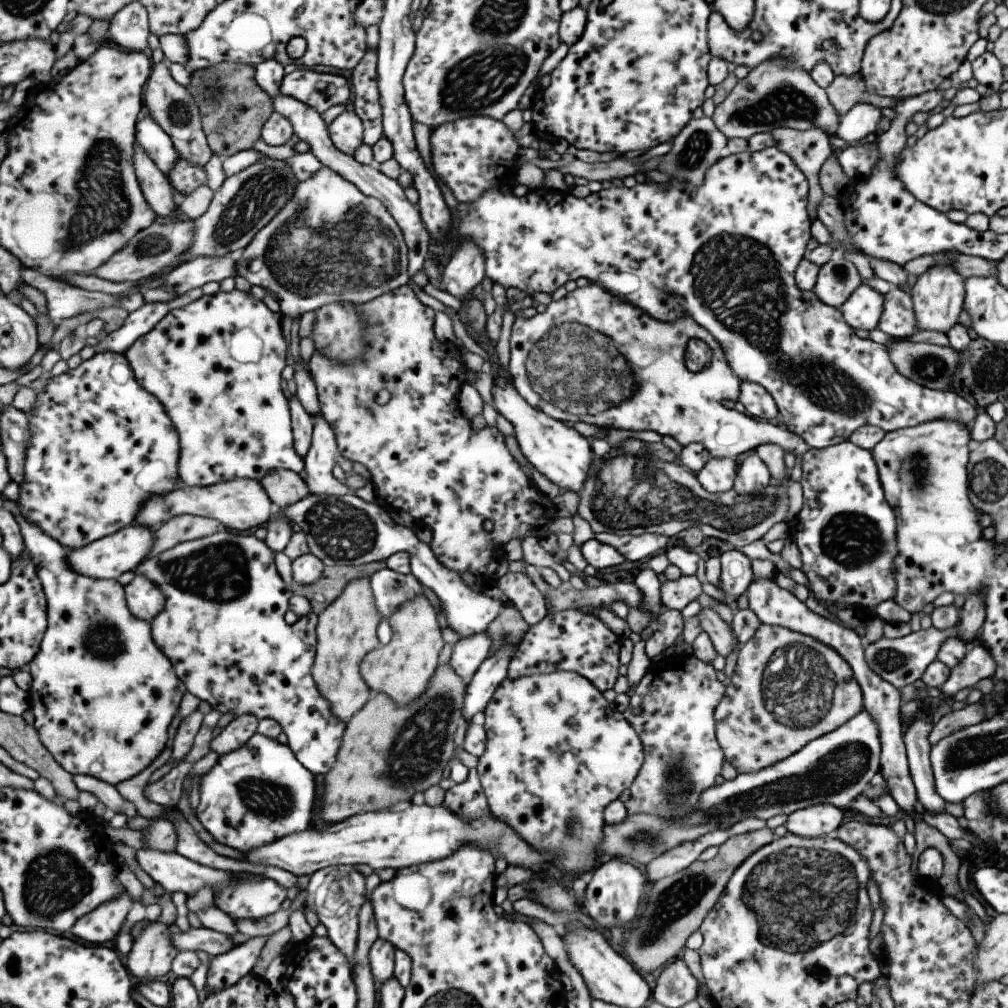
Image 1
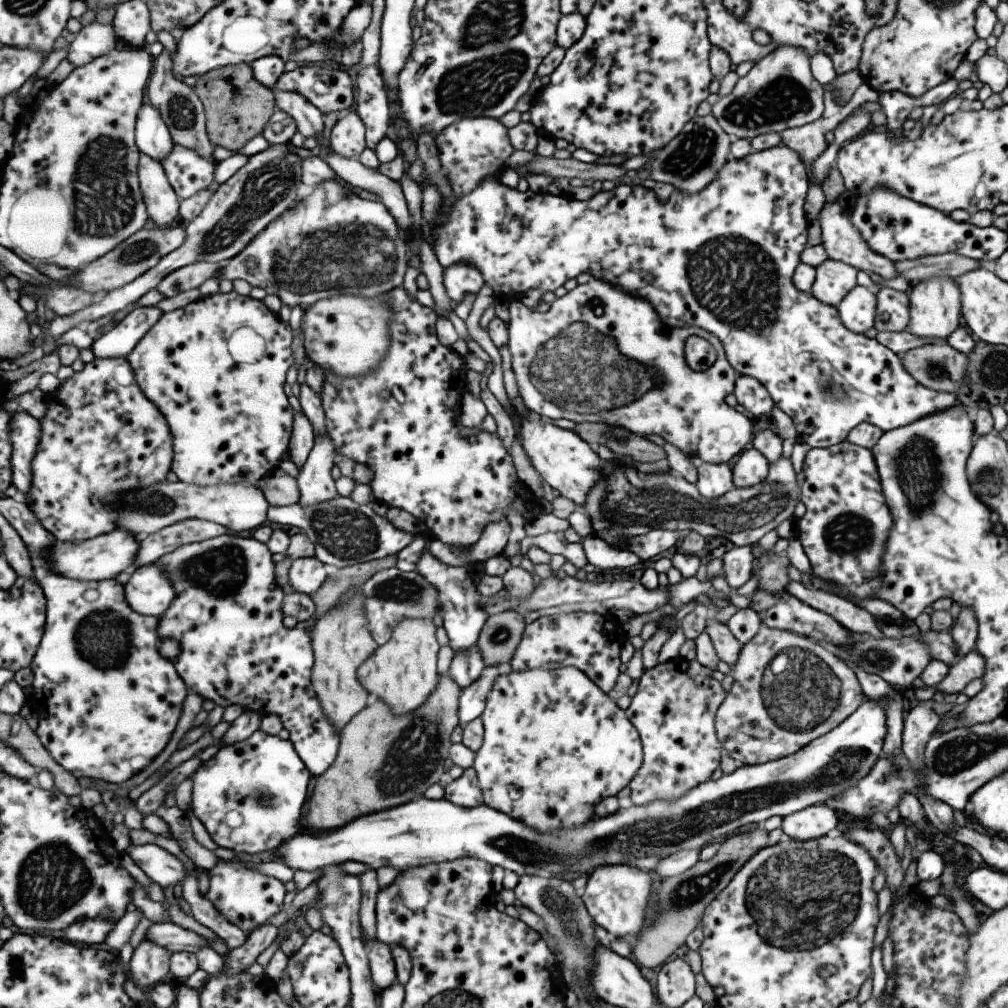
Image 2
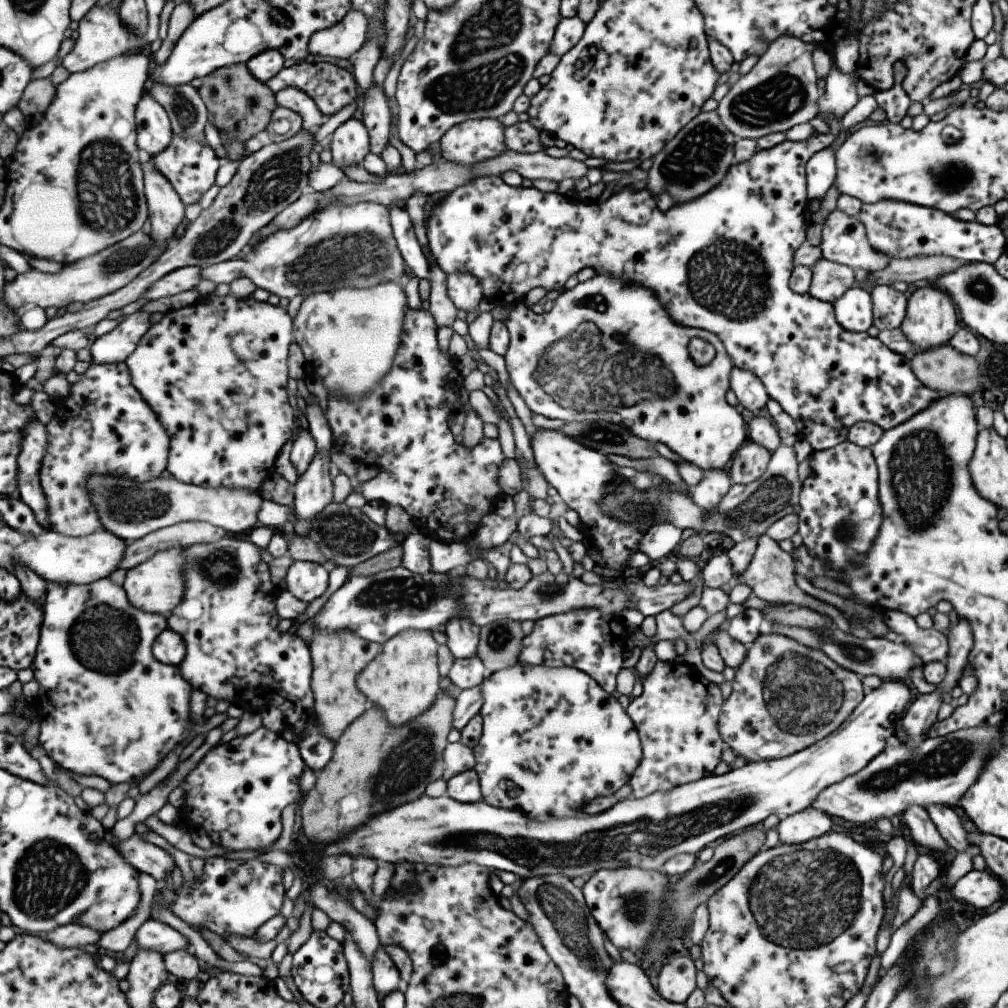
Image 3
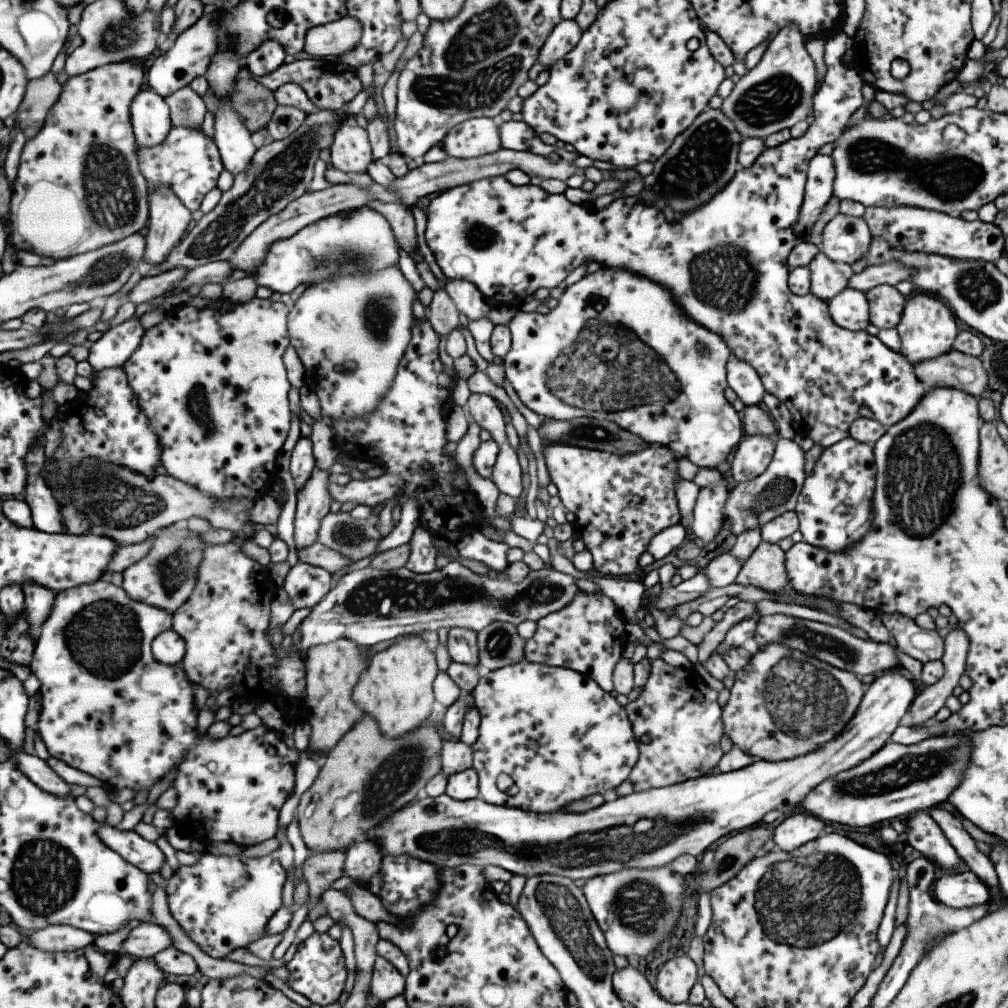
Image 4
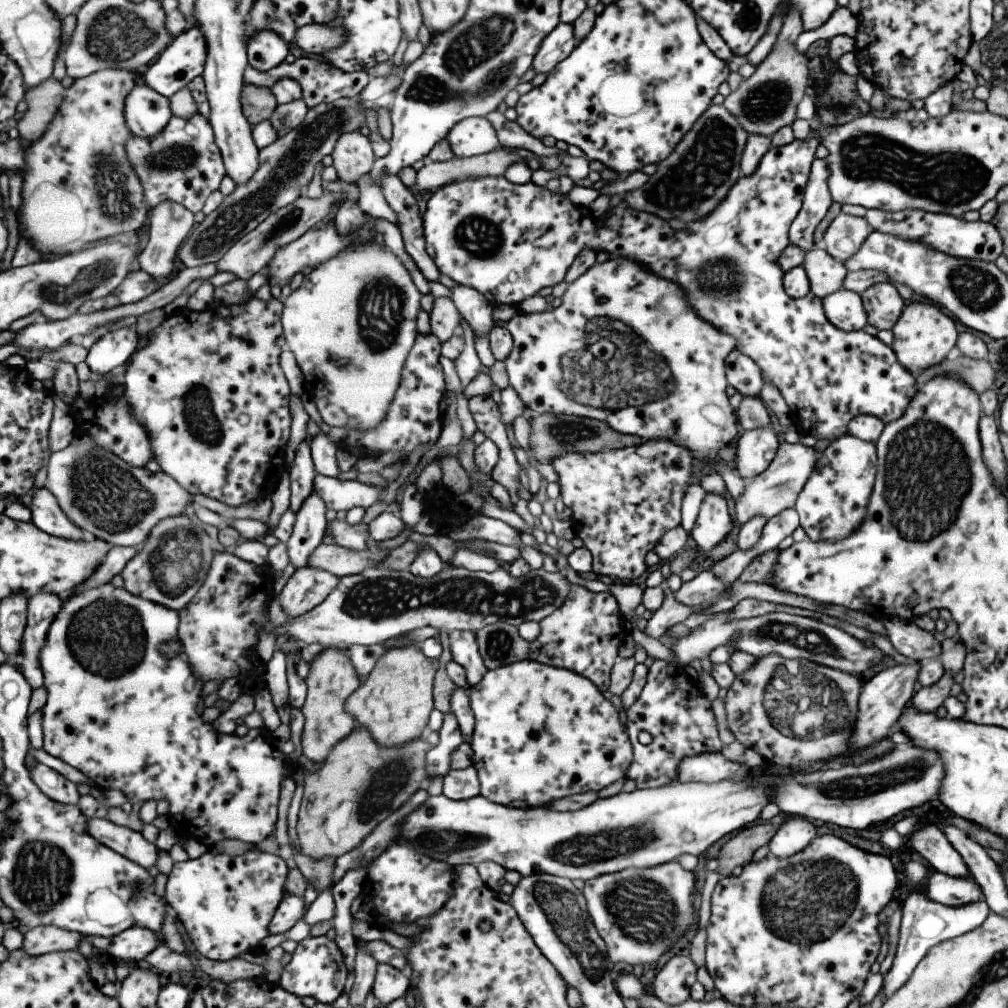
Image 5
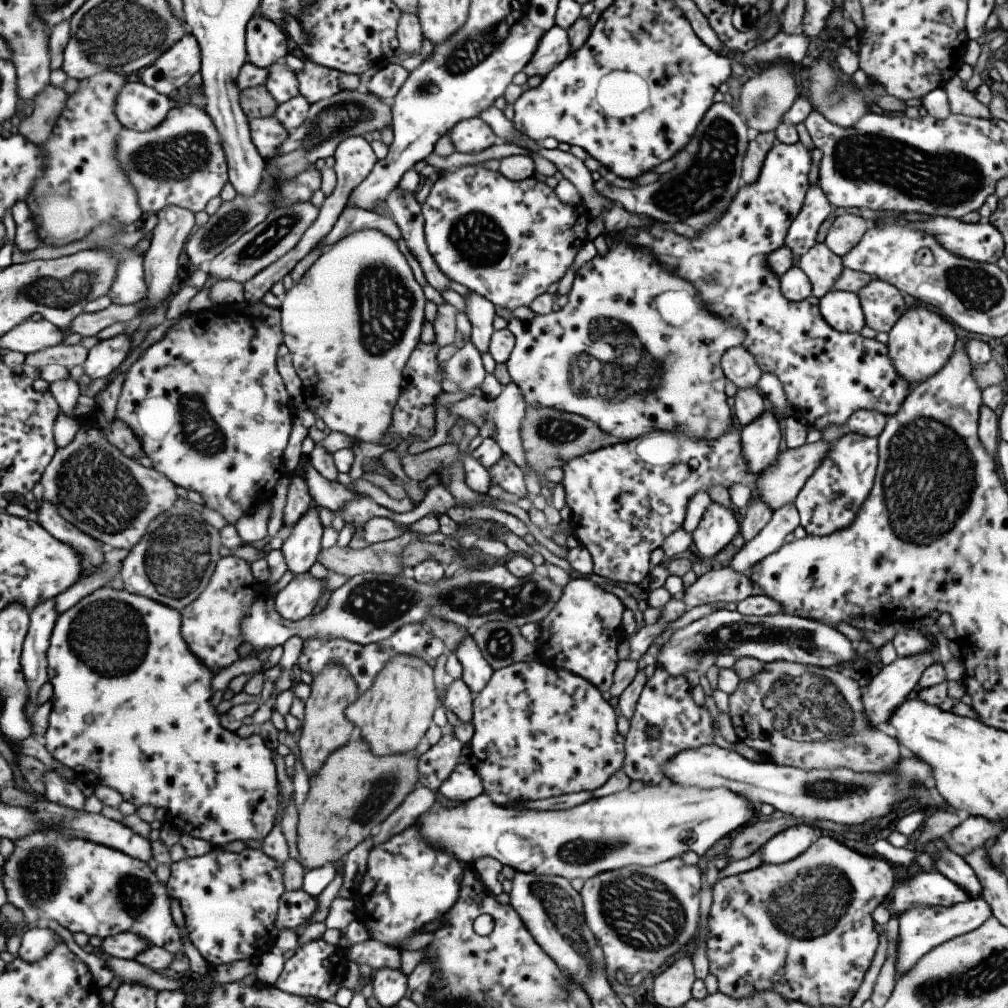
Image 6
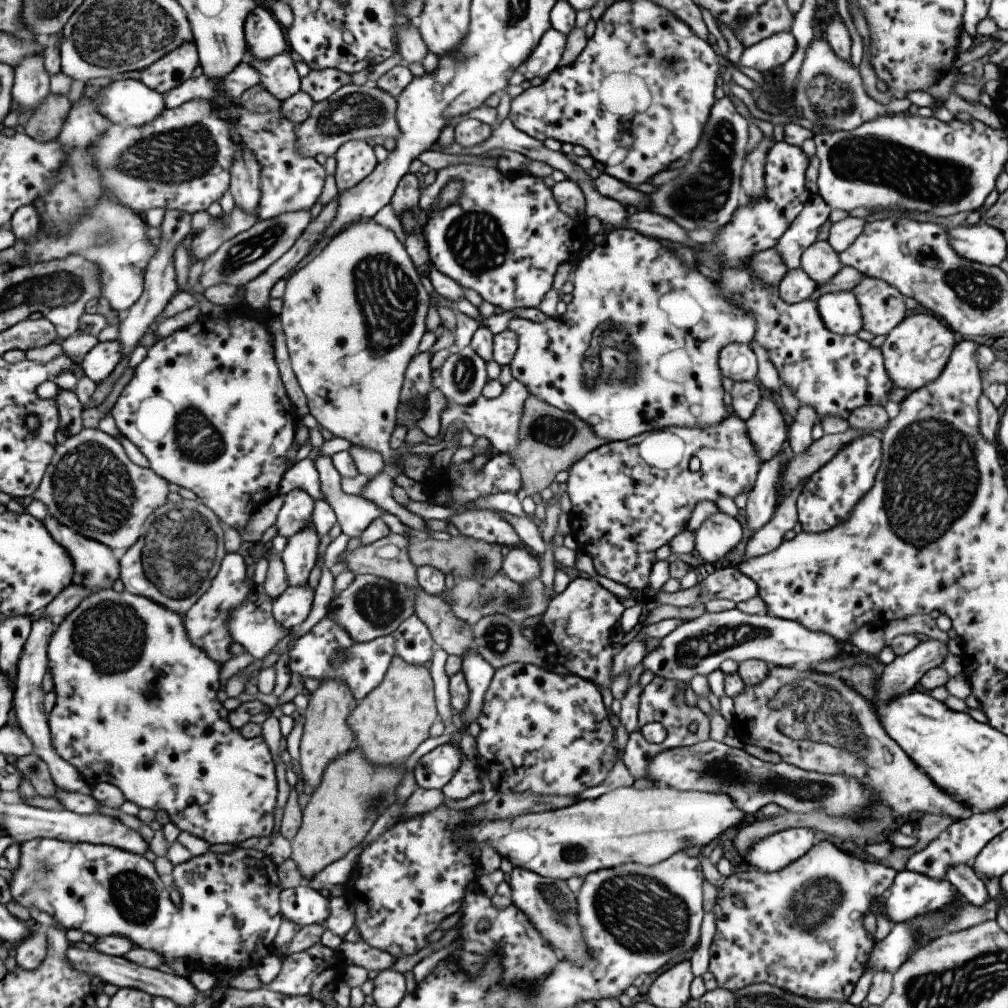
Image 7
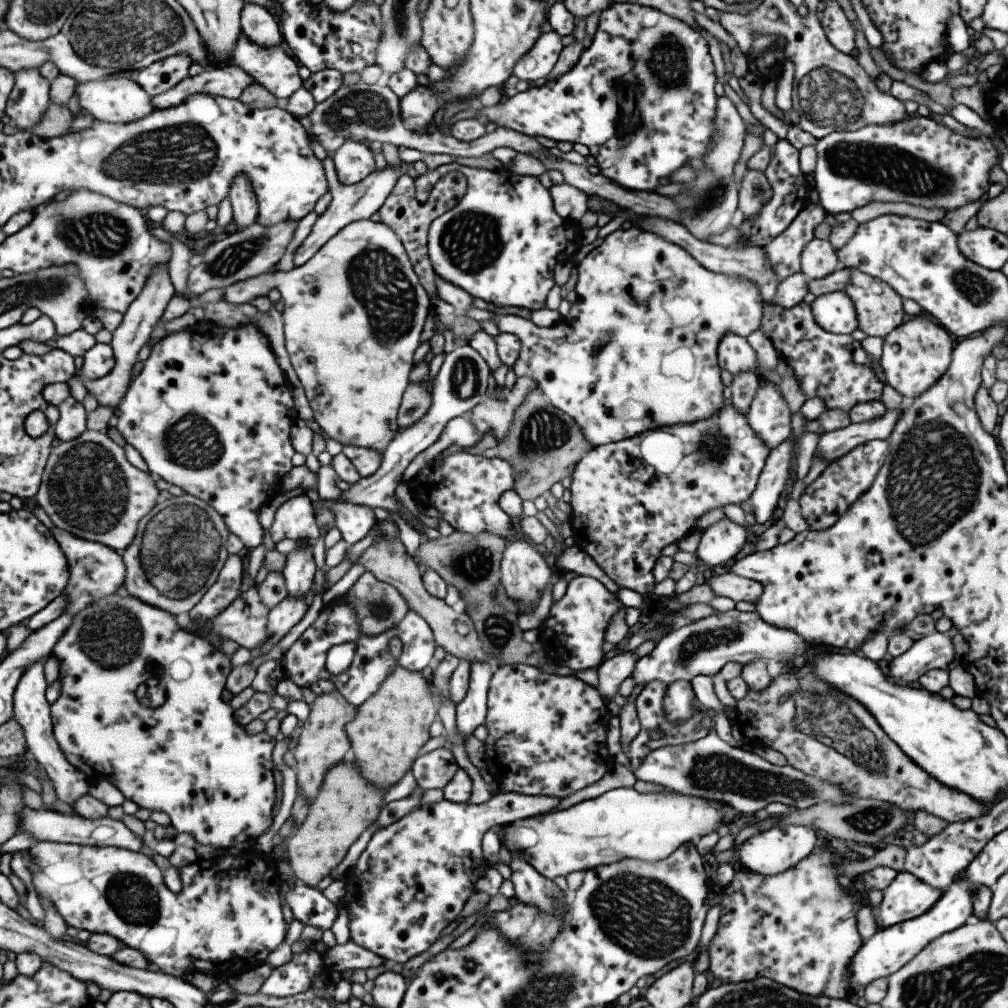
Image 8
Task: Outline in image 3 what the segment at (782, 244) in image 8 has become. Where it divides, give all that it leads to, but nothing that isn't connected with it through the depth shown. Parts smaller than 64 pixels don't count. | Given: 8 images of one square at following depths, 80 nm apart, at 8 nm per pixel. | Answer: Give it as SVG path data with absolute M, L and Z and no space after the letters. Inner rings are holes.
M831 145L826 146L812 154L804 164L808 200L821 200L831 183L834 182L836 175L834 152Z

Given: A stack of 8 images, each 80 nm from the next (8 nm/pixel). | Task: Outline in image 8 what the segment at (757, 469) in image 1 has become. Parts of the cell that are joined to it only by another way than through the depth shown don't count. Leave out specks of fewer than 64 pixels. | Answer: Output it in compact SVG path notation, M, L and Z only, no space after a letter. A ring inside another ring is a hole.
M761 380L745 415L751 430L769 451L791 438L791 413L775 384Z

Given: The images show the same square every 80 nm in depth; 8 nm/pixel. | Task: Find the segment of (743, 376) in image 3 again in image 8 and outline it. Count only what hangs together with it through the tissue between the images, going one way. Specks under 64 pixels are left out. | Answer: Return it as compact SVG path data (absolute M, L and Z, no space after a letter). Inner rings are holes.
M725 333L718 342L716 361L719 368L729 374L740 372L757 373L756 354L746 339L733 333Z

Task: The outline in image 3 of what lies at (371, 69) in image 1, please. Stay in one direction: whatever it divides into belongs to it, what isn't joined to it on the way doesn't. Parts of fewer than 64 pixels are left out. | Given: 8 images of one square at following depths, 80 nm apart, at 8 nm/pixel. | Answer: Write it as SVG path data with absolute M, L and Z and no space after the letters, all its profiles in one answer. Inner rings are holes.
M372 82L363 97L362 121L367 125L371 137L371 151L381 155L391 138L391 108L385 90Z

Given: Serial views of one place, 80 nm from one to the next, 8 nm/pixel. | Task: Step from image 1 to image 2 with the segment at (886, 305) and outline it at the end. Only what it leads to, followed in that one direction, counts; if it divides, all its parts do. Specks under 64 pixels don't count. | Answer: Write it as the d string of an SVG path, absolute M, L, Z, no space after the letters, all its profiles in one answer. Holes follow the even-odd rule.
M883 287L877 293L874 328L877 331L905 331L909 322L909 299L903 291Z

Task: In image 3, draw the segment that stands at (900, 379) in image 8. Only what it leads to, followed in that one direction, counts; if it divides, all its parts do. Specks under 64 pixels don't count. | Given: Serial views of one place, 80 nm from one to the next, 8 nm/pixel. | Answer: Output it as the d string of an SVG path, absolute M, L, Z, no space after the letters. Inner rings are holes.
M933 284L922 287L918 285L906 300L905 318L898 326L911 346L909 353L947 345L947 341L958 329L955 309L954 302L947 291L942 291Z

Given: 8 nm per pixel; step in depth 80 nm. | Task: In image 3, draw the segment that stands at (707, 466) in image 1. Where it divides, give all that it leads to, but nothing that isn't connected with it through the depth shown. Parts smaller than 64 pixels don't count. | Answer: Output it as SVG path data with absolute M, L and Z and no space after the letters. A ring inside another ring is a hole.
M726 468L705 469L699 482L690 488L690 497L702 513L714 510L721 497L729 490L729 477Z

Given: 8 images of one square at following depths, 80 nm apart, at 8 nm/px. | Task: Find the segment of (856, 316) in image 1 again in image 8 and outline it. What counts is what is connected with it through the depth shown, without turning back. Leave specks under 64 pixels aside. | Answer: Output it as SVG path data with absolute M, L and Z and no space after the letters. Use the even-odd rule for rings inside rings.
M845 291L819 295L809 304L817 326L836 335L850 335L857 329L857 317Z

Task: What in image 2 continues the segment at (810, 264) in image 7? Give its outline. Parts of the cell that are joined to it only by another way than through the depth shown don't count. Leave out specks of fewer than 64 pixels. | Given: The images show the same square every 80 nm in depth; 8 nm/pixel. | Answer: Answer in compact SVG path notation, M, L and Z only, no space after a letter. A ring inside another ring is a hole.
M825 259L815 268L810 293L823 304L836 307L841 299L856 285L857 269L833 259Z

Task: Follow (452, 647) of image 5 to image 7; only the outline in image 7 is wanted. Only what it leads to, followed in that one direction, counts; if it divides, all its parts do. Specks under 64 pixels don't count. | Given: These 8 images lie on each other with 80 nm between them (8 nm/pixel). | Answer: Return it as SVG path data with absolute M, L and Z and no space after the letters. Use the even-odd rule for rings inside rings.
M471 648L462 656L460 671L463 673L469 694L468 703L462 711L459 711L461 721L467 726L478 715L484 692L489 686L494 668L483 657Z

